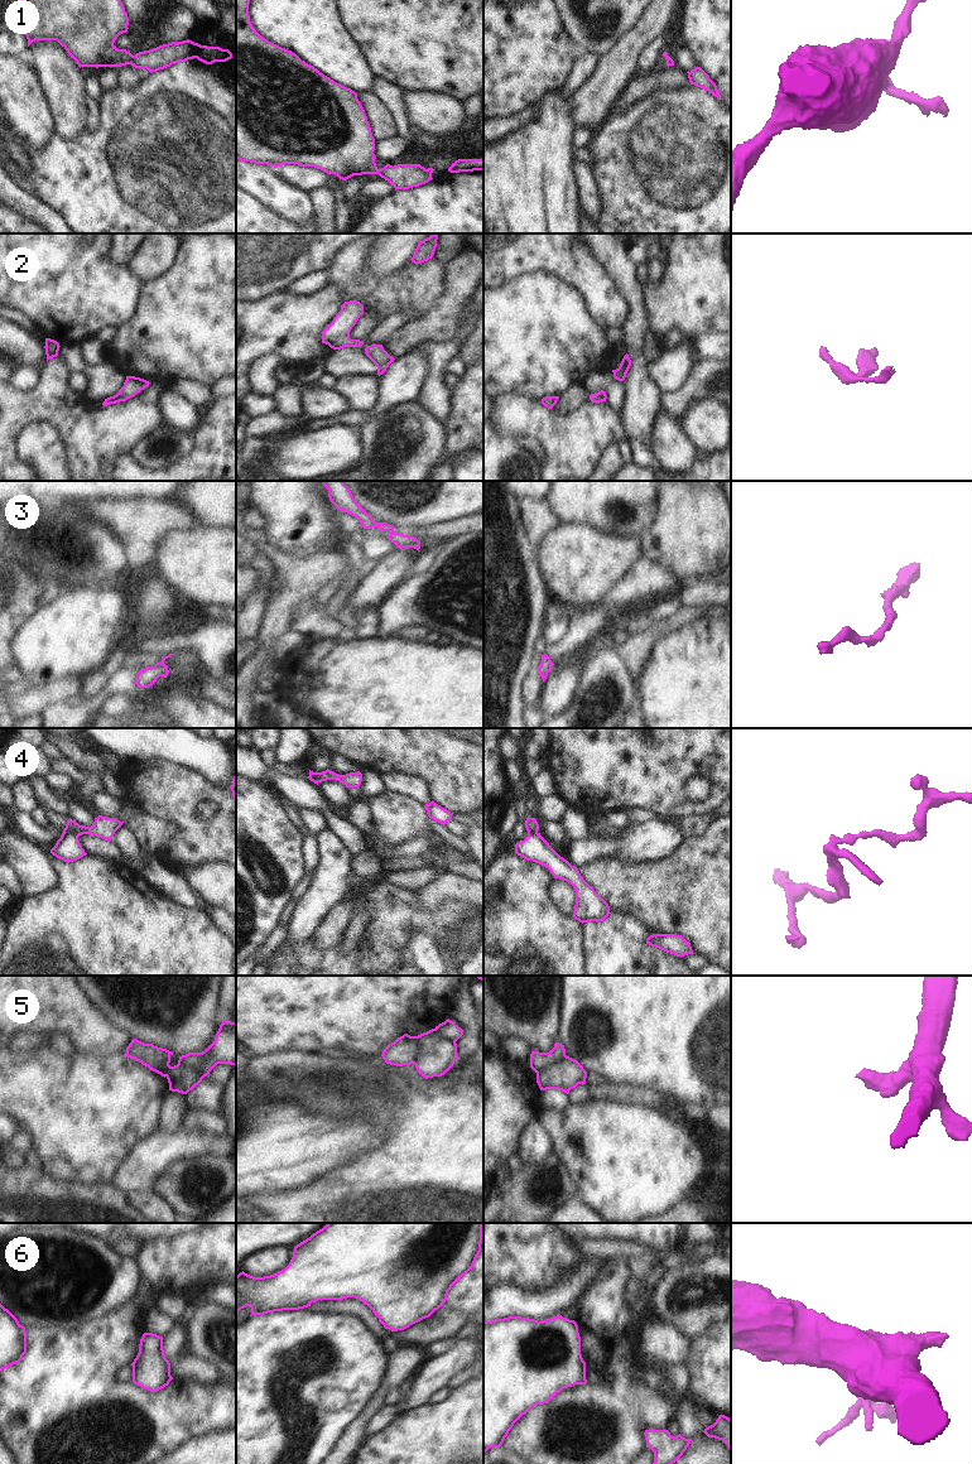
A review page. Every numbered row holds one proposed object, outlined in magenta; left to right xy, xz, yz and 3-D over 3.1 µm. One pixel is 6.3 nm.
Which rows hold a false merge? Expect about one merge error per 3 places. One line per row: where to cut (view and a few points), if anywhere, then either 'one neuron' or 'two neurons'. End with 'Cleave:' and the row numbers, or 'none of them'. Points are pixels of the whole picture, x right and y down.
1: cut none; one neuron
2: cut none; one neuron
3: cut none; one neuron
4: cut xy (63, 831), (77, 838); two neurons
5: cut yz (566, 1055), (537, 1073); two neurons
6: cut none; one neuron
Cleave: 4, 5

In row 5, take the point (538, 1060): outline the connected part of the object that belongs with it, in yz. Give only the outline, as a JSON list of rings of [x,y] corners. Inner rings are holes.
[[[555,1042],[554,1048],[549,1053],[531,1051],[530,1068],[538,1073],[540,1069],[552,1066],[566,1056],[564,1045]]]

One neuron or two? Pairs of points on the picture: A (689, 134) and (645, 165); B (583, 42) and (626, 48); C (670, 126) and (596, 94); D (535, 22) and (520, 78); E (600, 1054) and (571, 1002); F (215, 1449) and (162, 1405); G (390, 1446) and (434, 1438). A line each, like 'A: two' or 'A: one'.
A: one
B: two
C: two
D: one
E: one
F: two
G: one

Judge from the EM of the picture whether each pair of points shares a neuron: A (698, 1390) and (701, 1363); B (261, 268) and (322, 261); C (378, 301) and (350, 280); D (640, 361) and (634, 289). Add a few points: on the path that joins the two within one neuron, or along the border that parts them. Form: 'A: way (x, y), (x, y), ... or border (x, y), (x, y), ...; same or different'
A: way (701, 1383), (701, 1369); same
B: way (277, 261), (307, 261); same
C: way (371, 294), (356, 280); same
D: way (636, 343), (636, 307); same

